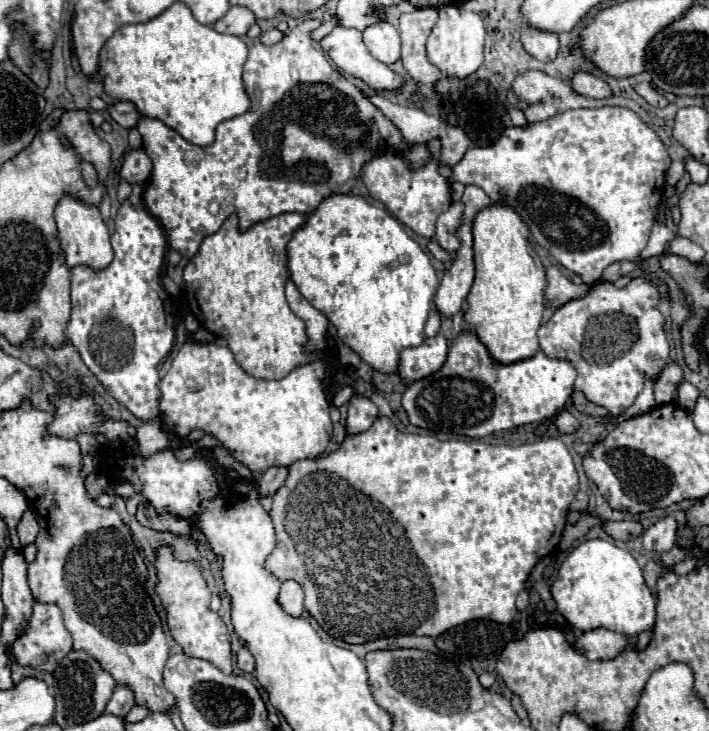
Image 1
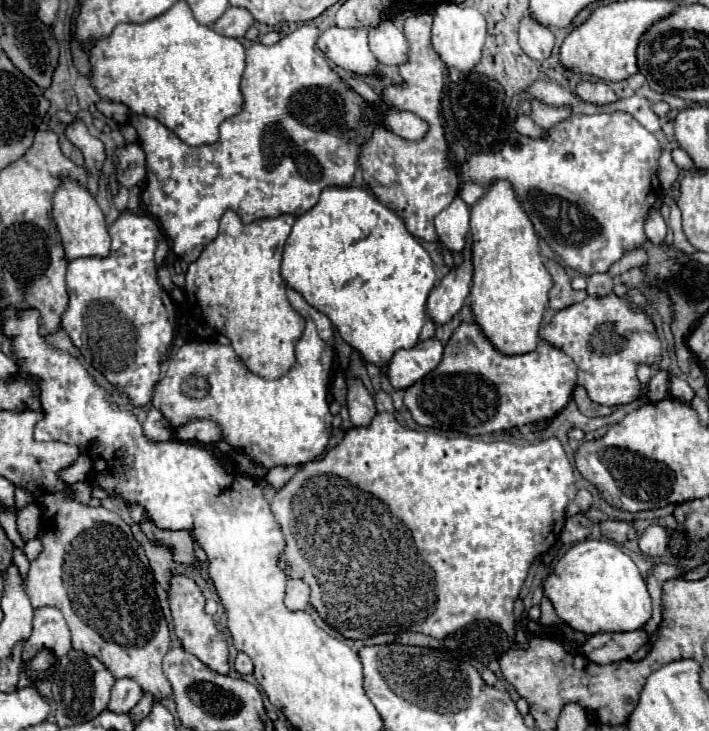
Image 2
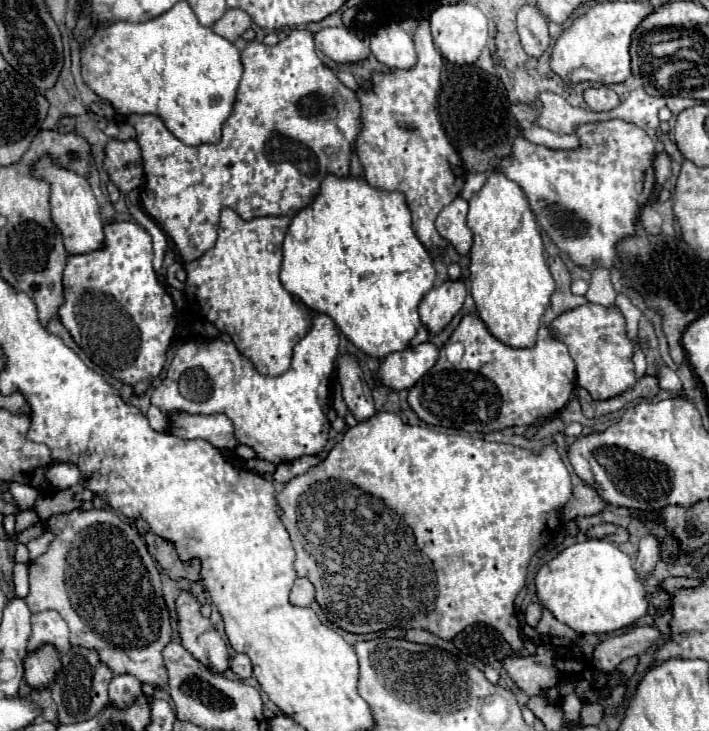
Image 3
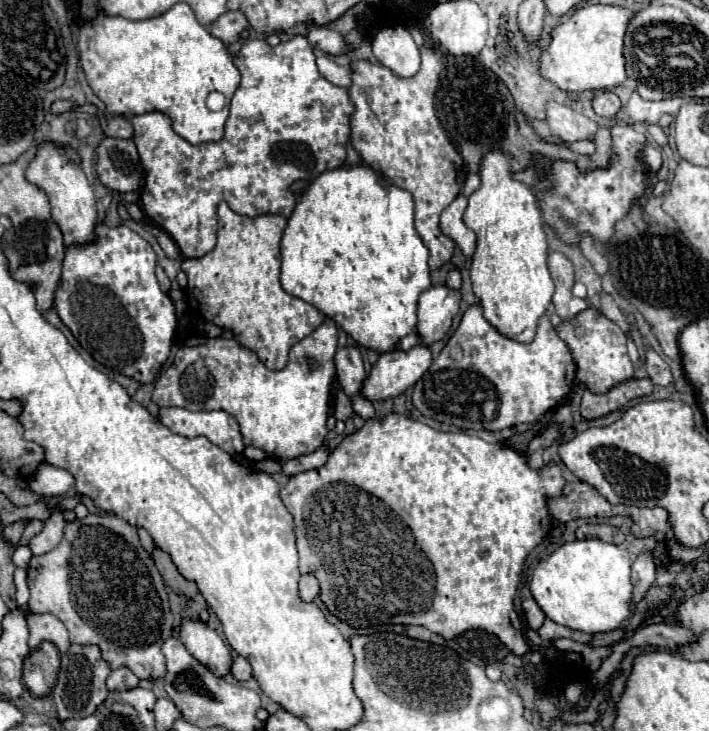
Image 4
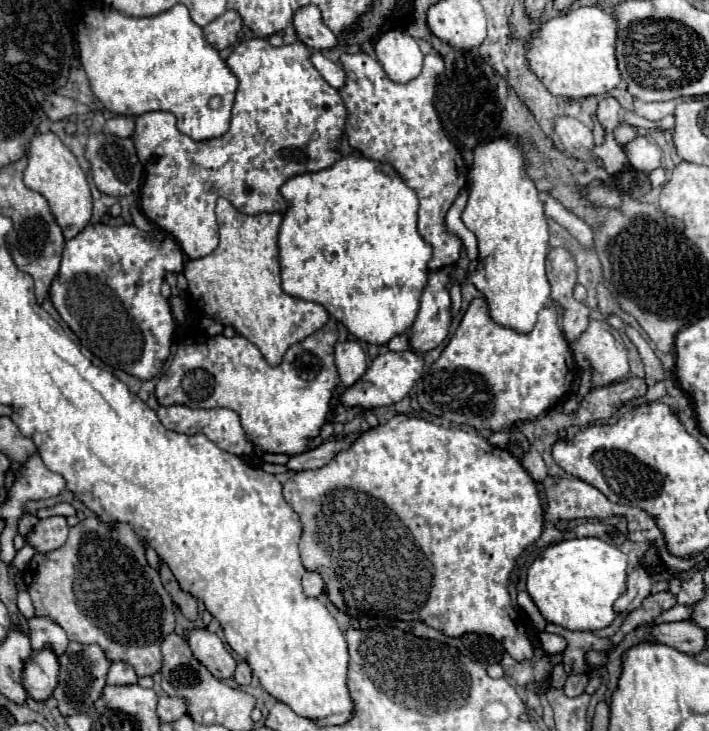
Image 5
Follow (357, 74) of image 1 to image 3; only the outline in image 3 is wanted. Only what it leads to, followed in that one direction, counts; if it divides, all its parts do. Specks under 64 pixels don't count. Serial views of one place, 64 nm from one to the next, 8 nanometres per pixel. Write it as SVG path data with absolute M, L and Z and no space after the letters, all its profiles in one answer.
M324 28L316 34L316 48L336 64L356 64L370 56L368 38L348 28Z

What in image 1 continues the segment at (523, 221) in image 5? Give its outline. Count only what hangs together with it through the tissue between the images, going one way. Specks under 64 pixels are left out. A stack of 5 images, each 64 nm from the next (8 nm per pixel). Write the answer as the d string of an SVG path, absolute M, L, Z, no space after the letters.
M492 204L480 210L474 218L474 260L476 260L476 278L472 290L466 298L468 310L464 312L464 320L472 326L478 340L486 346L490 356L498 364L512 364L526 358L532 358L540 346L536 330L540 328L542 310L544 310L544 290L546 290L546 274L544 266L534 254L534 248L528 240L528 226L520 220L520 216L508 208L506 204Z

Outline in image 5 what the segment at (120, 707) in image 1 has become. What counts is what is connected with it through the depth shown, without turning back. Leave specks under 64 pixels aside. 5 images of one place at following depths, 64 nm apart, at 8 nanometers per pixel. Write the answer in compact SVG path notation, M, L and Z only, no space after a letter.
M114 662L110 666L110 672L108 672L108 684L136 684L138 682L138 676L134 674L132 666L130 664L124 664L124 662Z

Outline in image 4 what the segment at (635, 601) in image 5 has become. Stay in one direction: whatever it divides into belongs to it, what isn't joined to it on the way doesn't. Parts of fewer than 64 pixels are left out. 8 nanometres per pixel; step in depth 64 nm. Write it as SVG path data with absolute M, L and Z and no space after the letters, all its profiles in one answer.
M642 550L632 564L632 582L634 582L634 600L640 602L646 590L656 580L656 564L650 550Z

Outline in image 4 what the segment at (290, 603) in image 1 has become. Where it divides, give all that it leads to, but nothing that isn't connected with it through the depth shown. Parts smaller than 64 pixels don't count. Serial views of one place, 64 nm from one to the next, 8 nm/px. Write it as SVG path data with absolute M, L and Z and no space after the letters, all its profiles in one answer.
M304 574L300 578L300 582L298 582L298 596L300 596L300 600L312 602L318 596L318 592L320 592L318 580L314 576L310 576L310 574Z

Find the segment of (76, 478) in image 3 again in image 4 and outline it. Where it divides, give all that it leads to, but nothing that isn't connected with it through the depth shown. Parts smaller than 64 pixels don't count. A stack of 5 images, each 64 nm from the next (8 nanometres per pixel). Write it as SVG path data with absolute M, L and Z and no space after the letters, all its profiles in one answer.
M40 464L34 480L28 482L28 488L42 498L62 496L70 490L70 486L74 486L74 476L68 470L54 468L50 464Z

